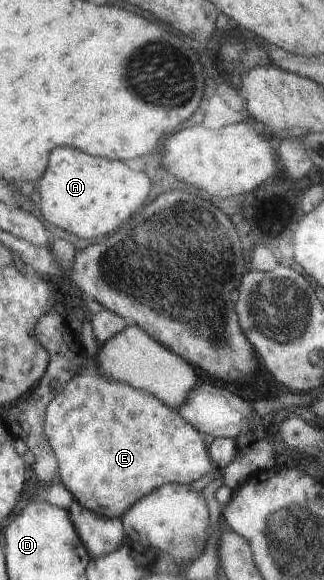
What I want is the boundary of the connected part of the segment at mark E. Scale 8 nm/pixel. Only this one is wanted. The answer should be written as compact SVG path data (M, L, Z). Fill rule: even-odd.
M85 356L83 371L80 371L79 375L76 375L75 378L68 382L62 392L48 405L45 416L45 432L49 443L52 445L52 450L59 460L60 482L64 483L64 486L72 493L77 503L80 503L86 510L106 518L120 518L124 511L132 507L132 504L135 504L137 500L145 497L150 491L159 486L170 483L188 485L214 467L208 456L207 446L202 442L203 433L199 433L195 428L192 428L180 418L178 413L168 410L165 404L162 404L148 393L133 389L130 385L118 381L112 381L110 378L106 378L104 374L100 374L94 357Z

